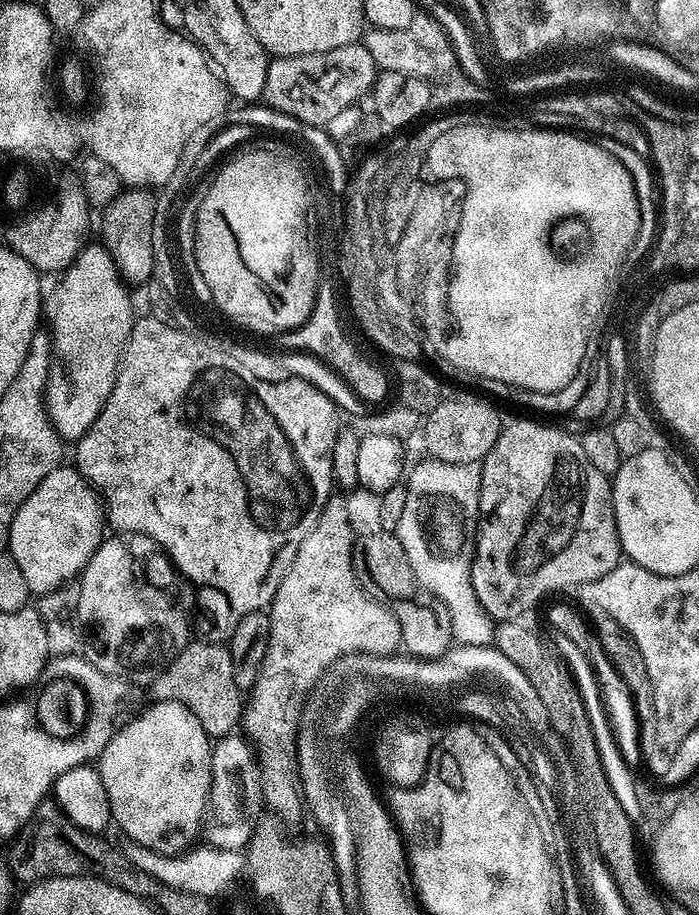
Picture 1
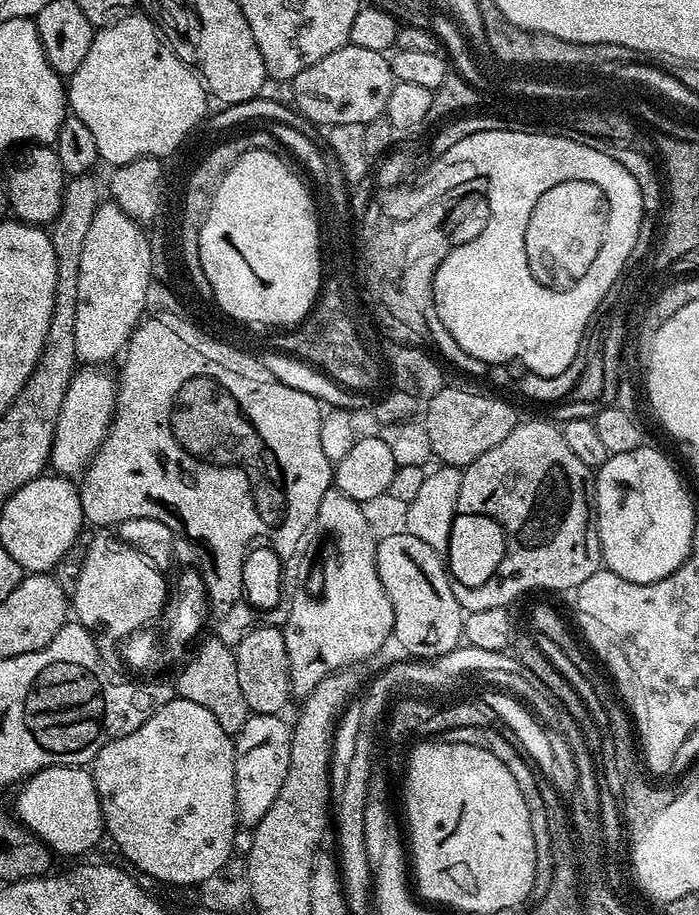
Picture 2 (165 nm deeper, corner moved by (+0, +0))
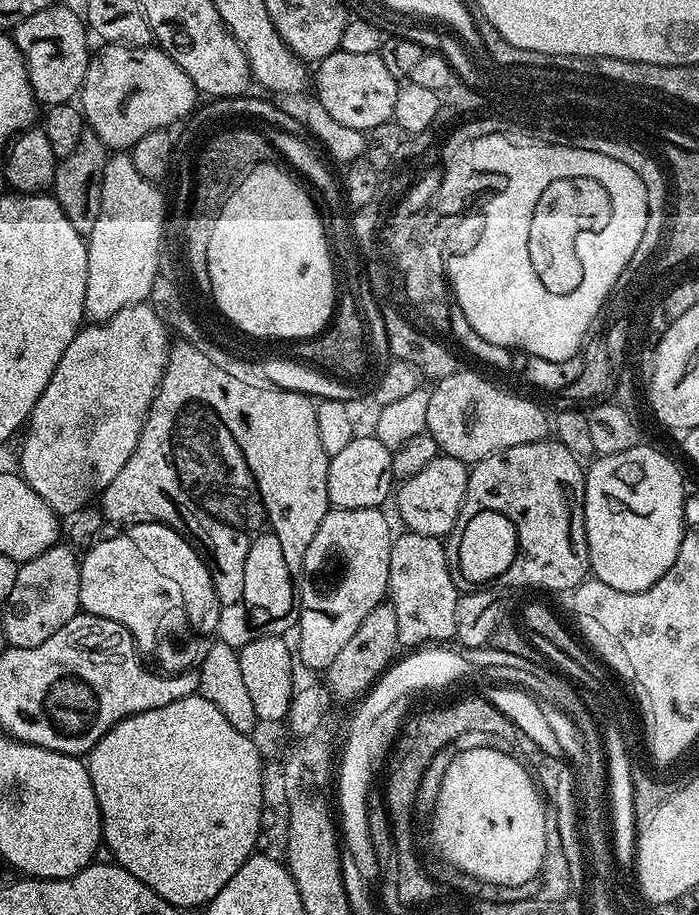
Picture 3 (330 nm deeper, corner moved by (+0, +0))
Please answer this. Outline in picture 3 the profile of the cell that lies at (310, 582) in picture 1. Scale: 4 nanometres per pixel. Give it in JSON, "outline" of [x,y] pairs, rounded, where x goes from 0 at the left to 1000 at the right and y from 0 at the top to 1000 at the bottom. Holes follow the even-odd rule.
{"outline":[[[475,555],[461,566],[455,575],[455,584],[449,584],[449,592],[438,597],[426,639],[429,666],[426,721],[428,725],[431,721],[441,730],[466,732],[482,718],[489,706],[511,692],[524,673],[557,650],[555,628],[564,580],[561,581],[554,566],[546,561],[544,555],[519,555],[518,557]]]}

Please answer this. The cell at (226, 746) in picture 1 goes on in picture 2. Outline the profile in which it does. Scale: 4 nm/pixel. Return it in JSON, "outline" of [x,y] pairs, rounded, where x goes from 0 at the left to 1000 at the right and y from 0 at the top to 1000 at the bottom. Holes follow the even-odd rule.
{"outline":[[[361,780],[356,781],[355,788],[346,793],[346,798],[336,801],[335,812],[338,814],[338,832],[335,833],[335,863],[338,864],[338,891],[342,899],[349,903],[365,903],[366,899],[381,890],[381,885],[386,885],[386,881],[392,881],[392,872],[398,872],[398,863],[403,863],[403,855],[409,855],[409,846],[415,842],[415,815],[418,814],[418,798],[413,788],[406,788],[405,781],[396,780]]]}

